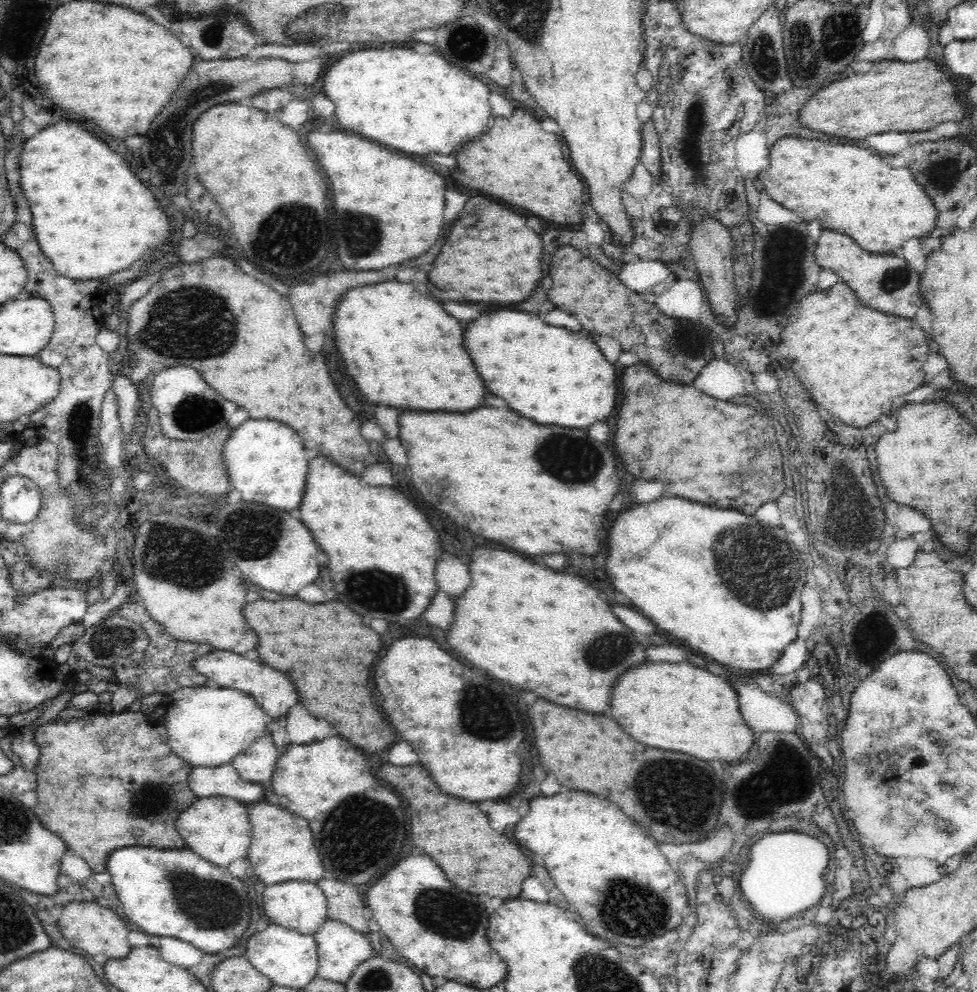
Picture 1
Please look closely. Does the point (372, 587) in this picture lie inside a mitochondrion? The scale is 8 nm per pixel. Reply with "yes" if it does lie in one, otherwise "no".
yes

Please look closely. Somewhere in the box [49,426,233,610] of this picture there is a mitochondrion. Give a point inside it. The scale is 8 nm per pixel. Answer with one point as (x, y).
(187, 566)

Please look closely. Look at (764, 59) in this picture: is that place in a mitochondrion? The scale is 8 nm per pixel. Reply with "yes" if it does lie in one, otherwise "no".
yes

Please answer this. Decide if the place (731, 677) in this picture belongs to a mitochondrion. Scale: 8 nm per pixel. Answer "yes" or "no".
no

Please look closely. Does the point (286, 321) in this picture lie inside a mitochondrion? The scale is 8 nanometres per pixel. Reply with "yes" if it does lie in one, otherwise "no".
no

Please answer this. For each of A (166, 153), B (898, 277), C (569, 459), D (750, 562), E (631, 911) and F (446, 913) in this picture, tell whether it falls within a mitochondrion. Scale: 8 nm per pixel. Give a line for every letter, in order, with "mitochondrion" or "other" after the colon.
A: mitochondrion
B: mitochondrion
C: mitochondrion
D: mitochondrion
E: mitochondrion
F: mitochondrion

